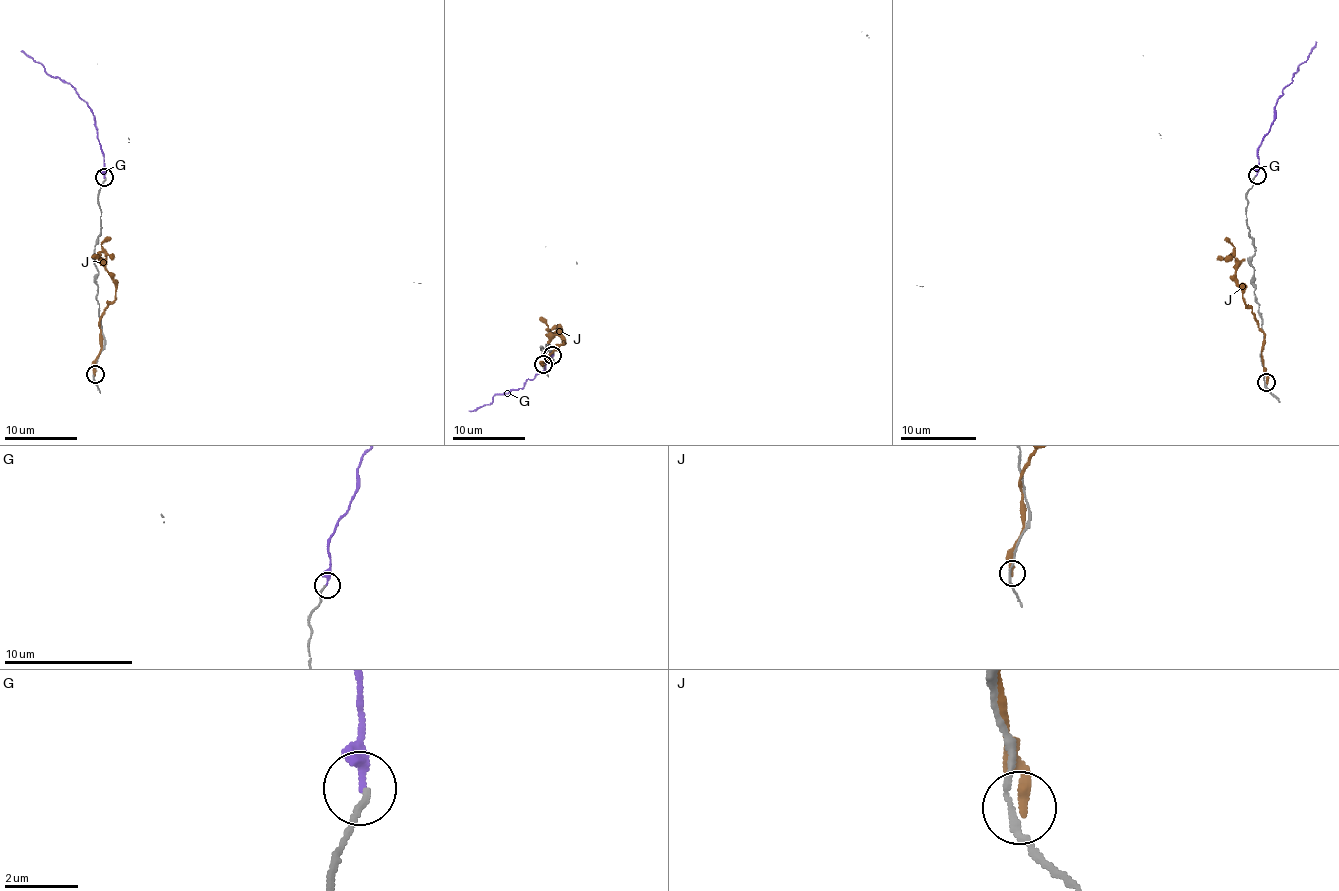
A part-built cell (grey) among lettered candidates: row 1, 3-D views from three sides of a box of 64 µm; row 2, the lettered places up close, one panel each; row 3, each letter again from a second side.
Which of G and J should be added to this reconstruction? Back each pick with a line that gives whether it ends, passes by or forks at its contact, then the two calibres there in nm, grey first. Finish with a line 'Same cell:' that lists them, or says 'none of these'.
G: it ends there; 160 nm thick on the grey side, 300 nm on the other
Same cell: G

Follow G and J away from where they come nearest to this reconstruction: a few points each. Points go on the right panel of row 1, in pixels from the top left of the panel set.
G: (1256, 174), (1258, 146), (1273, 121), (1275, 102), (1292, 81), (1298, 66), (1309, 57), (1315, 41)
J: (1266, 382), (1262, 357), (1264, 332), (1245, 302), (1243, 288), (1235, 277), (1237, 258), (1233, 247), (1226, 239)

